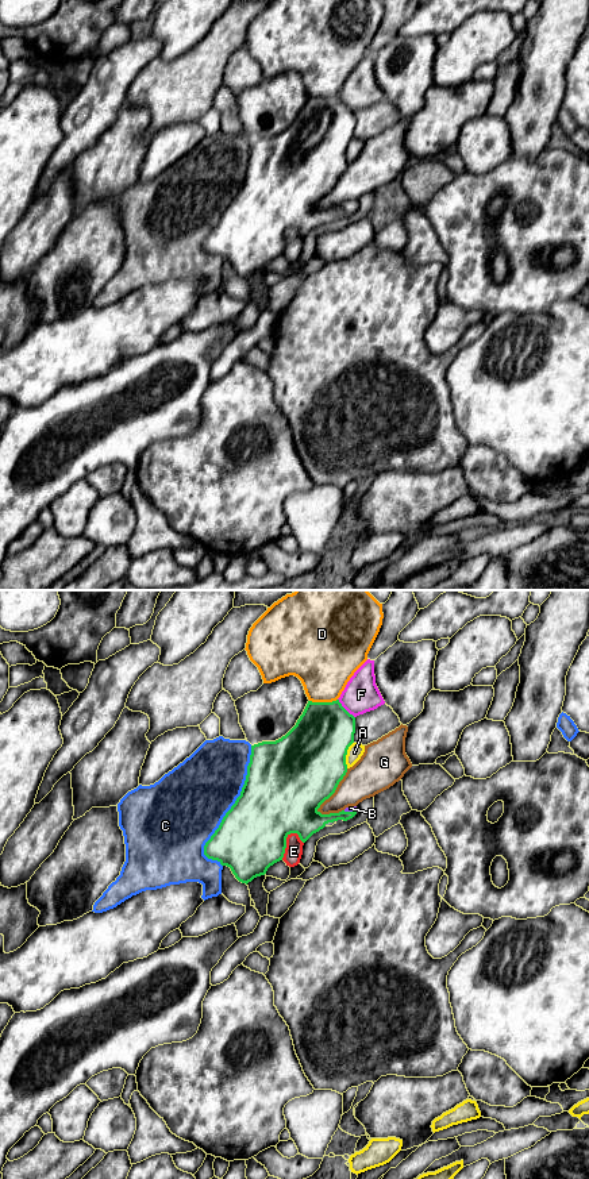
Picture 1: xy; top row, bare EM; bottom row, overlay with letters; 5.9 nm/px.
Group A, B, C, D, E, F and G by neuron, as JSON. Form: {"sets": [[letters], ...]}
{"sets": [["A"], ["B"], ["C"], ["D"], ["E"], ["F"], ["G"]]}

